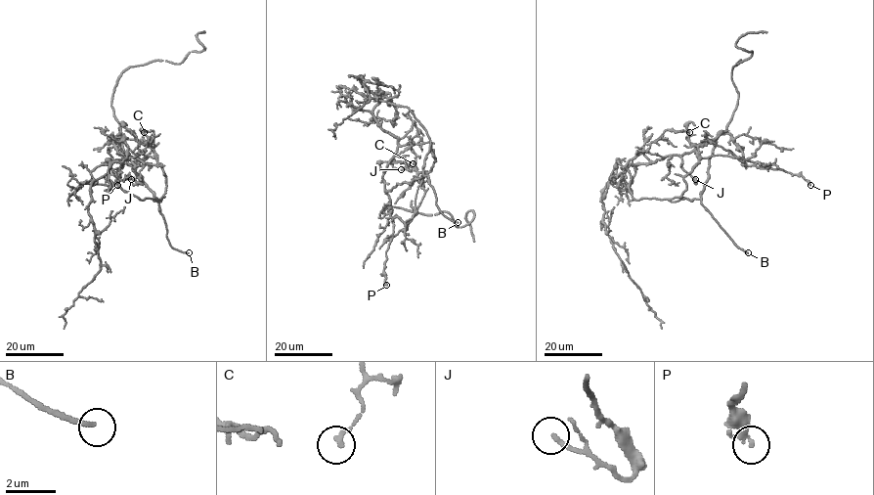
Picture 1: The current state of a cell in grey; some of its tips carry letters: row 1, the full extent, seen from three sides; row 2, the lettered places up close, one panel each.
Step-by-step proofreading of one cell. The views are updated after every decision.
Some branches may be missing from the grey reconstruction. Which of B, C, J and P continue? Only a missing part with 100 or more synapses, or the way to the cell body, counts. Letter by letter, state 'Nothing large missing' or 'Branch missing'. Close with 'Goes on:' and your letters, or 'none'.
B: Branch missing
C: Nothing large missing
J: Nothing large missing
P: Nothing large missing
Goes on: B

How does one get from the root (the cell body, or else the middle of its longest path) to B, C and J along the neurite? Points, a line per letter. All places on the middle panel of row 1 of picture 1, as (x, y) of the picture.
B: (395, 154), (382, 176), (384, 188), (391, 190), (398, 183), (411, 183), (427, 175), (439, 210), (458, 222)
C: (395, 154), (398, 141), (415, 123), (417, 135), (411, 141), (412, 150), (415, 155), (413, 163)
J: (395, 154), (404, 156), (410, 170), (401, 169)

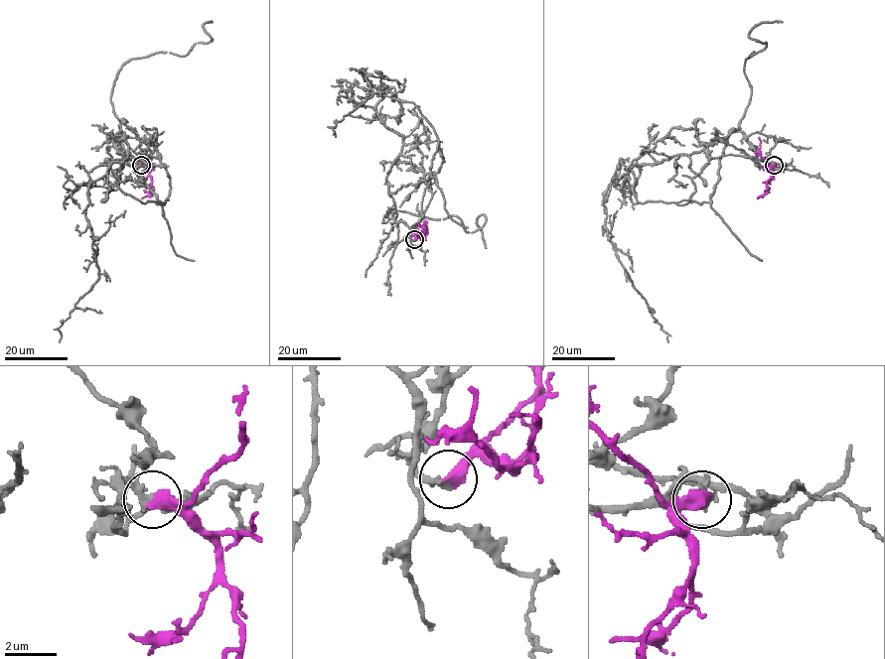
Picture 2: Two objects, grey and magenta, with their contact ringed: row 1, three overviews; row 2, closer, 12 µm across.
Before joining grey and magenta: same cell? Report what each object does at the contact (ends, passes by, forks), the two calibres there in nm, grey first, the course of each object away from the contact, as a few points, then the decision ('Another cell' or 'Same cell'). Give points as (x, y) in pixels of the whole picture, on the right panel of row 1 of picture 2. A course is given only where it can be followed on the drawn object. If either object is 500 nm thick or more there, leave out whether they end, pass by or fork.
Thickness 320 nm (grey) against 550 nm. Course of grey: (774, 165), (757, 166), (755, 149), (734, 131), (690, 155), (635, 165), (606, 192), (609, 239), (668, 342). Course of magenta: (774, 165), (773, 175), (767, 182), (768, 191), (757, 198). Same cell

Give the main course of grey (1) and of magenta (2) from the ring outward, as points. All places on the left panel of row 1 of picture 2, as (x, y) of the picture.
1: (141, 165), (128, 164), (120, 131), (113, 144), (129, 156), (102, 164), (88, 192), (98, 278), (59, 342)
2: (141, 165), (149, 172), (151, 182), (151, 193), (142, 198)

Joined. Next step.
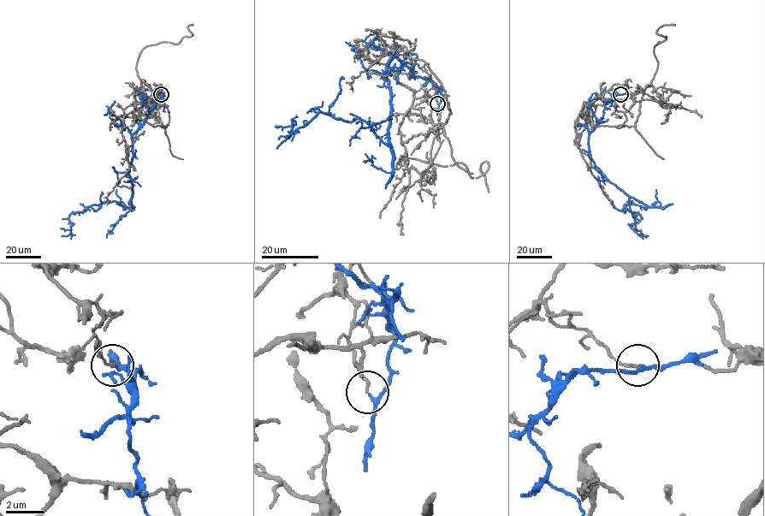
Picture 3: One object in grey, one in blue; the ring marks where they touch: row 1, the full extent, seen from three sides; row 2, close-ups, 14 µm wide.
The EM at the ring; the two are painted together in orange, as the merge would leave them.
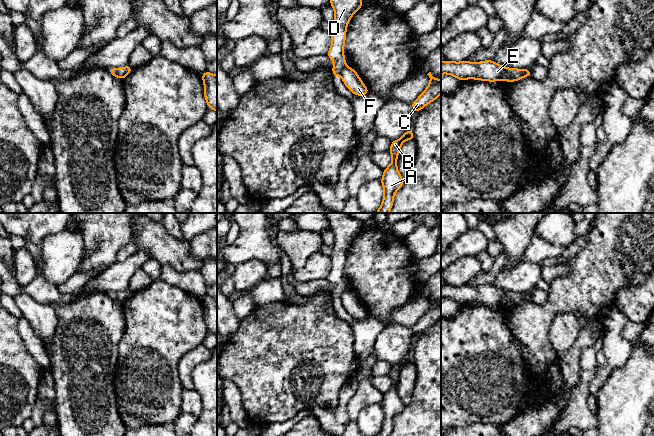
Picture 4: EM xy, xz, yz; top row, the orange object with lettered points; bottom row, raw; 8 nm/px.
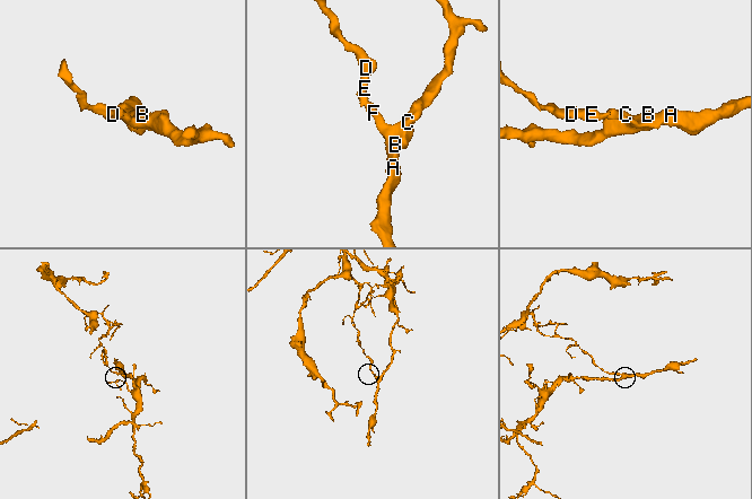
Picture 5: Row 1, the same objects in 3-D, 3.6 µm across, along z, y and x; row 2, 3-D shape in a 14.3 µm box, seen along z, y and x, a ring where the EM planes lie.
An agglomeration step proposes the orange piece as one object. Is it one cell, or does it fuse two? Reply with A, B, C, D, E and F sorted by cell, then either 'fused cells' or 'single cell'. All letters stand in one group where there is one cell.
A B C F / D E; fused cells

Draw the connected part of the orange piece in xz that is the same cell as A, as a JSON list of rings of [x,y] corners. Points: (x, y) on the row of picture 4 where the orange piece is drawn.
[[[412,128],[406,131],[403,136],[397,140],[392,141],[389,152],[392,156],[391,164],[383,169],[384,173],[381,180],[381,184],[384,189],[384,196],[381,206],[376,213],[389,213],[394,202],[394,194],[403,186],[404,180],[401,177],[398,168],[397,160],[400,148],[402,144],[407,140],[414,140],[414,134]]]

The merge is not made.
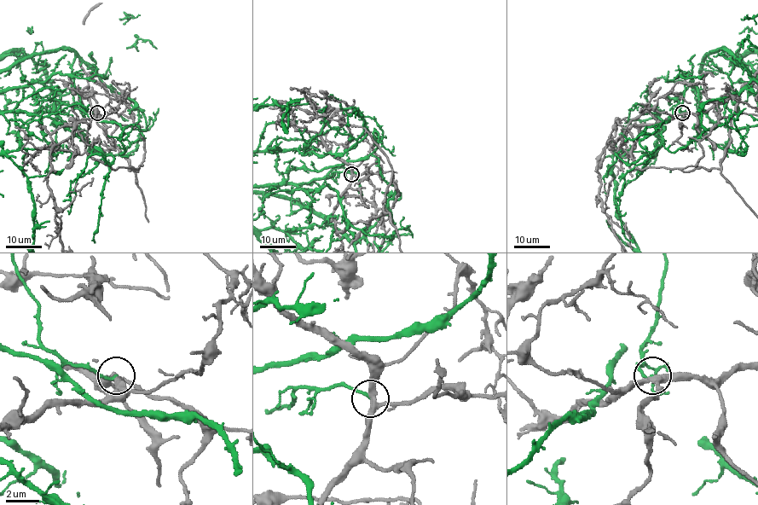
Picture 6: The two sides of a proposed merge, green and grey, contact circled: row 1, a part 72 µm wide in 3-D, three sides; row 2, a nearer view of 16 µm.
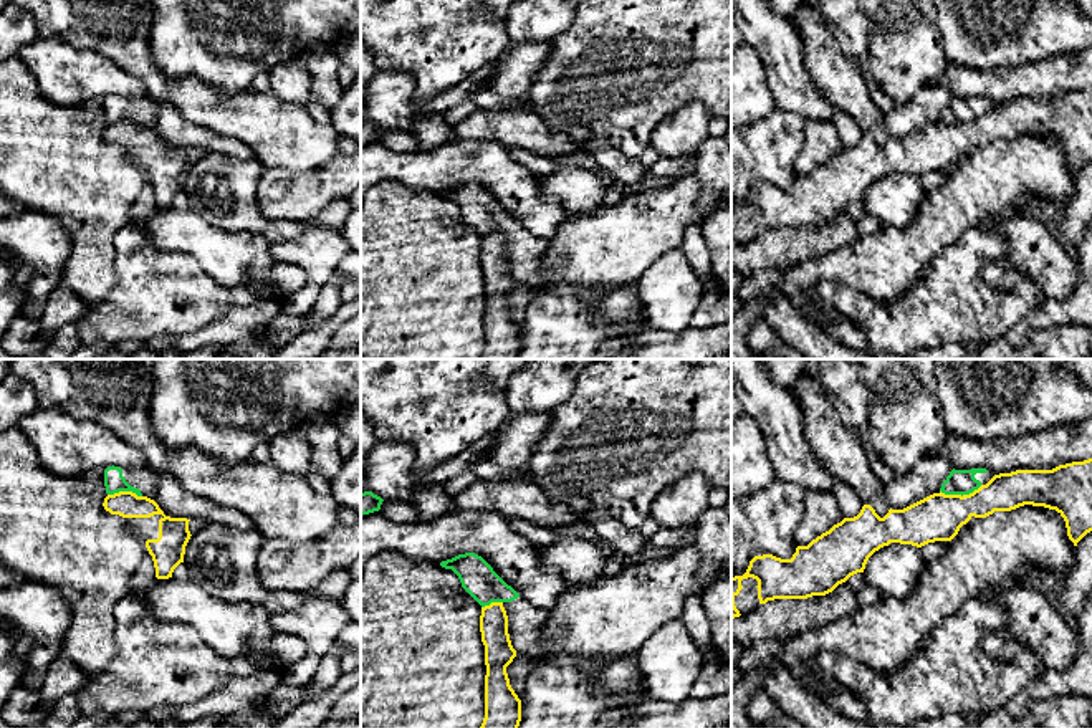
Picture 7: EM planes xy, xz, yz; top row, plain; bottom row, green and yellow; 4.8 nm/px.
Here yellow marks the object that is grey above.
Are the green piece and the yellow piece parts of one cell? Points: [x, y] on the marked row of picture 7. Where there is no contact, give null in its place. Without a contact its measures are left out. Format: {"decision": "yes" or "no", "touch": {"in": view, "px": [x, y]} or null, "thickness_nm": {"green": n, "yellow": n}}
{"decision": "no", "touch": {"in": "yz", "px": [960, 493]}, "thickness_nm": {"green": 130, "yellow": 220}}

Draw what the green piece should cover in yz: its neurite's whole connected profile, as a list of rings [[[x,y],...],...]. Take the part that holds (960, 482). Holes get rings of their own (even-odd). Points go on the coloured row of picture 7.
[[[986,468],[951,470],[941,483],[940,491],[945,495],[970,495],[994,477]]]

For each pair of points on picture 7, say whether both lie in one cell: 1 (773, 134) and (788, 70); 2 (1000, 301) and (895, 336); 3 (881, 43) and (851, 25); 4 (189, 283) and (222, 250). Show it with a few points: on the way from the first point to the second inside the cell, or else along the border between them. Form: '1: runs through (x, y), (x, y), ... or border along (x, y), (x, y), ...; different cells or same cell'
1: border along (776, 106), (804, 119); different cells
2: runs through (973, 310), (937, 310), (922, 318); same cell
3: border along (866, 17), (866, 57), (859, 63); different cells
4: border along (167, 252), (187, 253), (229, 290); different cells

